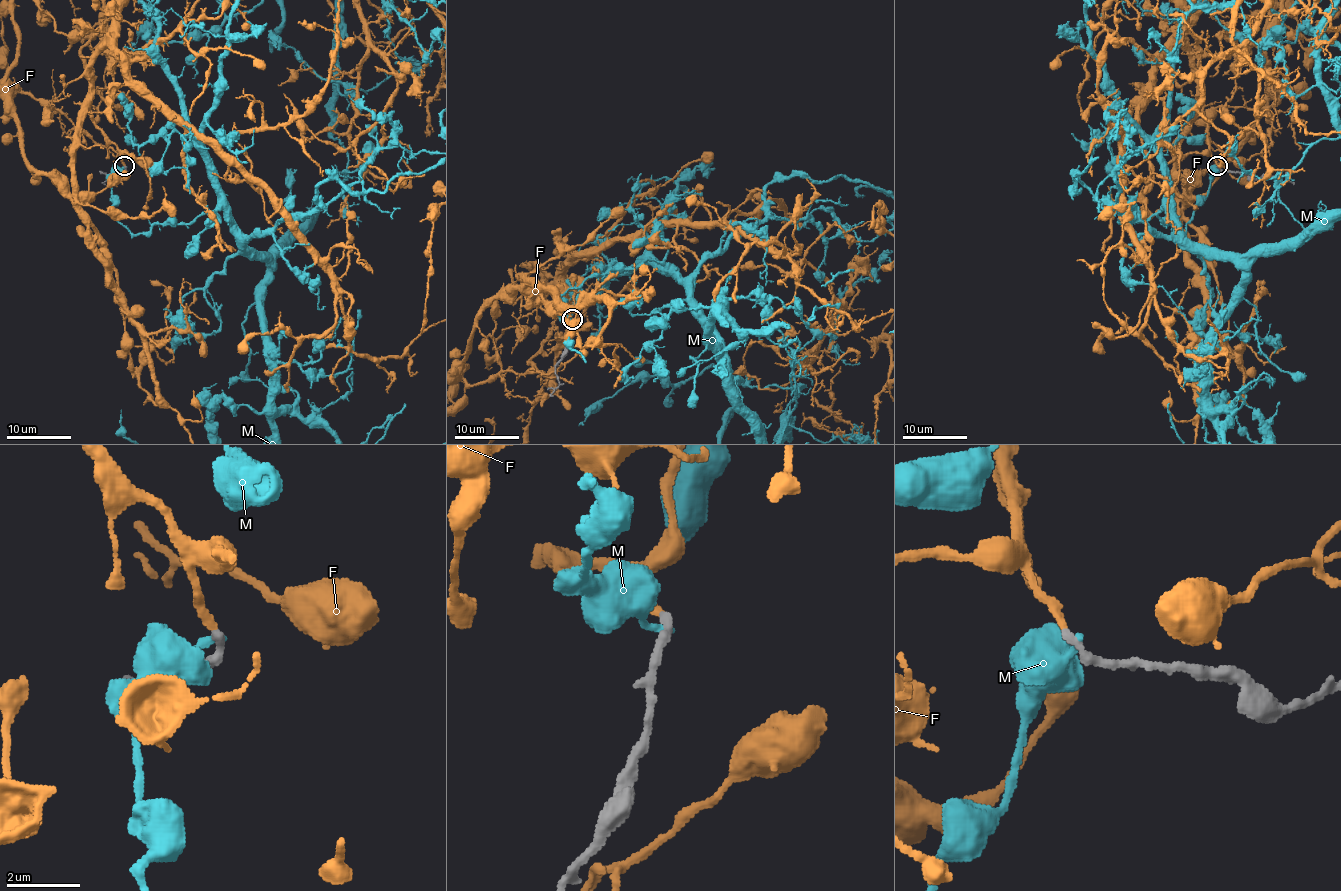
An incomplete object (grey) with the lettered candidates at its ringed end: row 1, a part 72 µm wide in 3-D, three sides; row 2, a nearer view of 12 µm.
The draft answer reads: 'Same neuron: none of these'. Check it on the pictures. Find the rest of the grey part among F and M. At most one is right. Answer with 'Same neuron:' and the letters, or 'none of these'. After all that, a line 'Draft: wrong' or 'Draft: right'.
Same neuron: F
Draft: wrong

